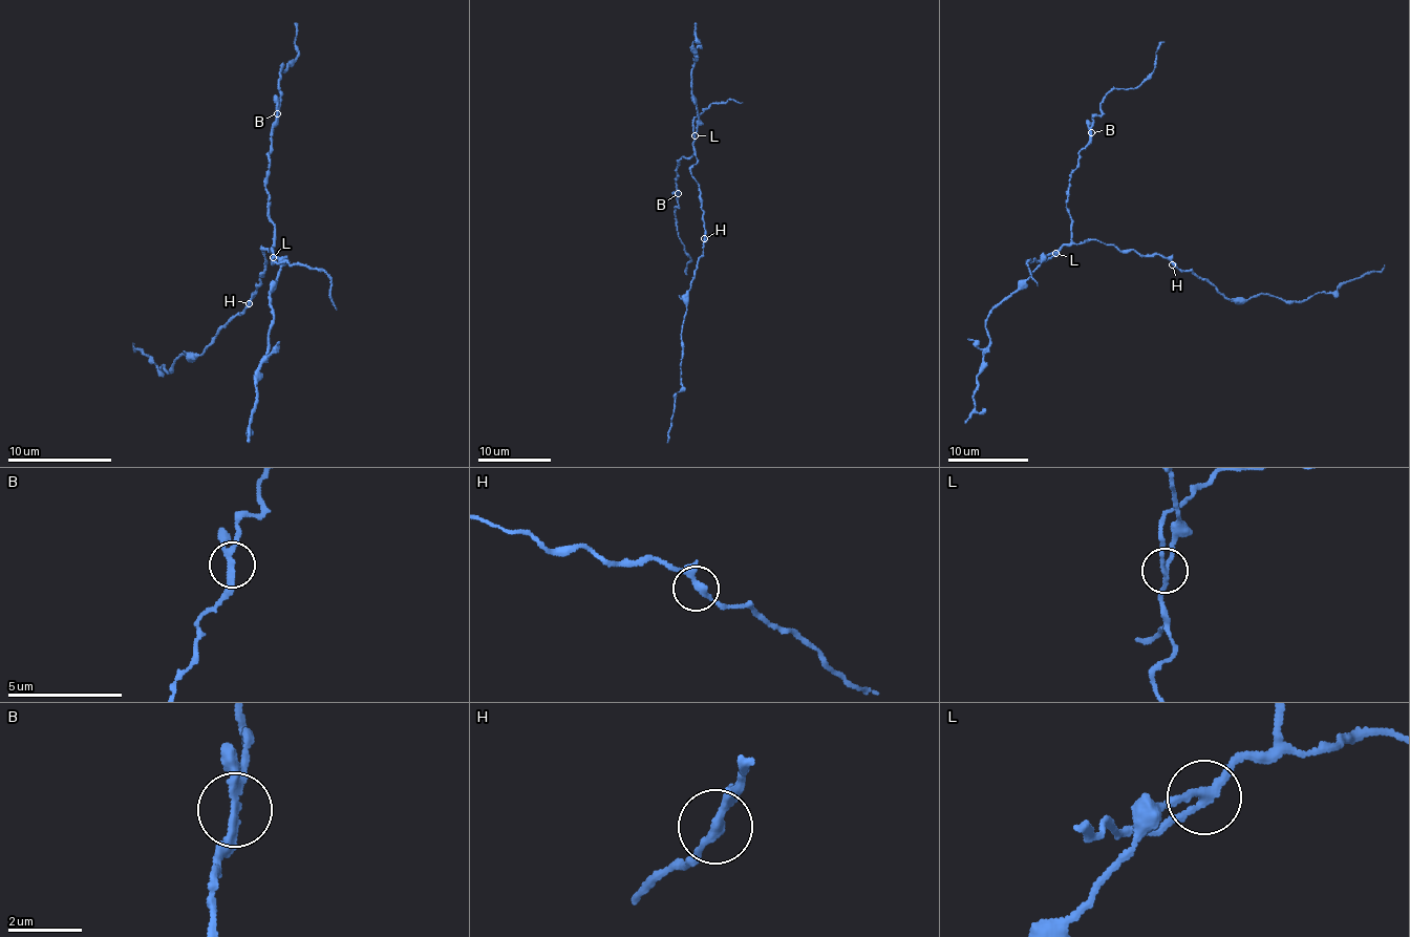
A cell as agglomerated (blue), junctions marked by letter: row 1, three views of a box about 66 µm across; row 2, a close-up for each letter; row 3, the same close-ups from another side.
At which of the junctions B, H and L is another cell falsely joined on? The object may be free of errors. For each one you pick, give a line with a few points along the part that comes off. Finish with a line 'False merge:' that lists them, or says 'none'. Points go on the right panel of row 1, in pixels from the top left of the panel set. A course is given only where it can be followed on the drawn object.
L: Course of the part to remove: (1054, 254), (1026, 261), (1030, 278), (1038, 286)
False merge: L

